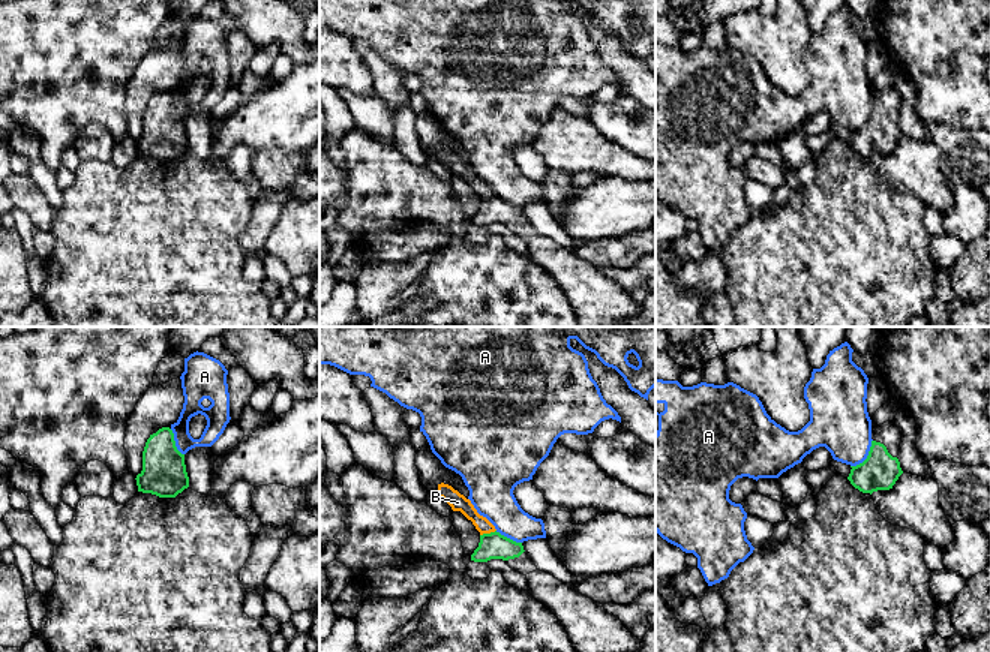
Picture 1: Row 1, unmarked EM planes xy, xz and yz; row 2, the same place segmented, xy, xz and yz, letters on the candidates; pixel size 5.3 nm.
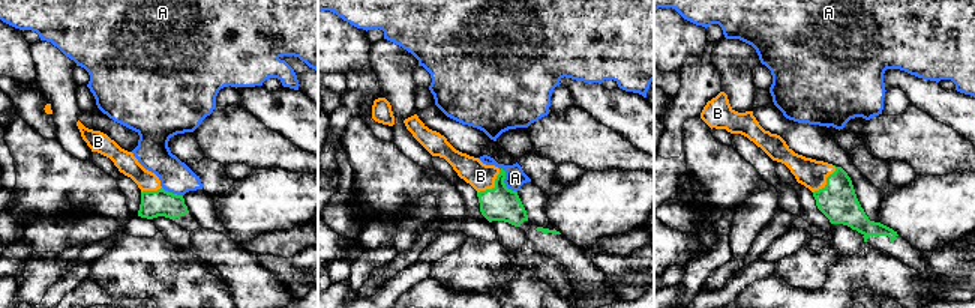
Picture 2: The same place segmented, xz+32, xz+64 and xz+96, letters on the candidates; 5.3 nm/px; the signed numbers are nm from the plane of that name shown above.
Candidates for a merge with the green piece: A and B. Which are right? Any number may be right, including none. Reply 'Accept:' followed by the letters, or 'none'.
Accept: B

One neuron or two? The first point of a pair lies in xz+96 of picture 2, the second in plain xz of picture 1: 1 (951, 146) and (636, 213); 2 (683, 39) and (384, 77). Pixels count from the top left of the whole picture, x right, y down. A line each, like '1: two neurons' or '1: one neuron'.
1: two neurons
2: two neurons

